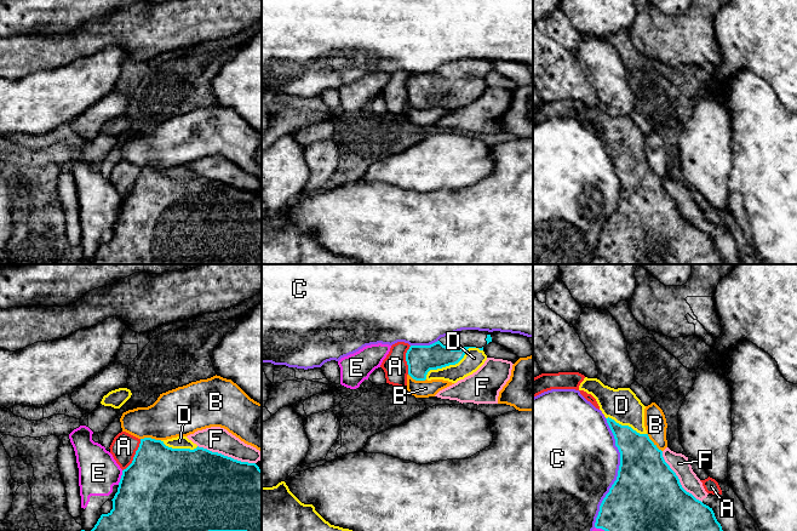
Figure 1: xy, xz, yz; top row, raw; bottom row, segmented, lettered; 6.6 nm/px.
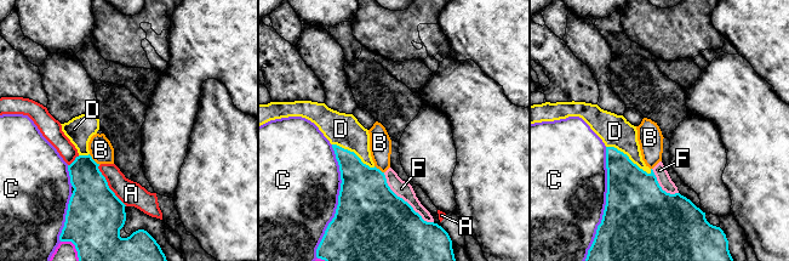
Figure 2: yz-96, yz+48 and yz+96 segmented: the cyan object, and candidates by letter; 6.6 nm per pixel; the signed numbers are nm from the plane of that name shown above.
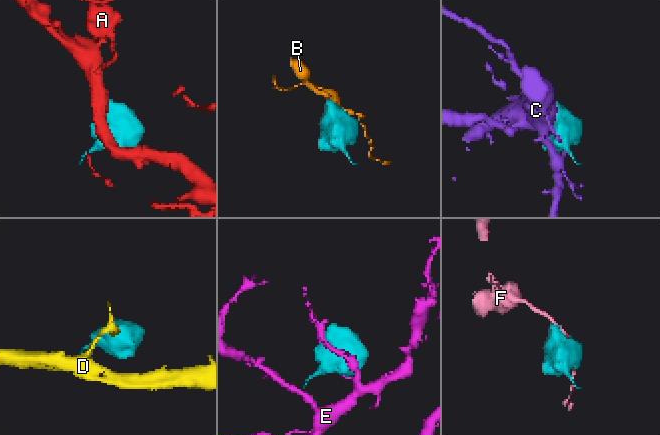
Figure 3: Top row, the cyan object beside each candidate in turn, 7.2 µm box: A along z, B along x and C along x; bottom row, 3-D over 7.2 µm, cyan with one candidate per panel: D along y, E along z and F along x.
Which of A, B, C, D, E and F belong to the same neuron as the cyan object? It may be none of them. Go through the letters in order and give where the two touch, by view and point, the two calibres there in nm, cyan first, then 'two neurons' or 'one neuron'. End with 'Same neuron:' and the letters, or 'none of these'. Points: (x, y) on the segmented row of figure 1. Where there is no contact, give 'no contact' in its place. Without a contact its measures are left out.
A: contact xy (135, 455); calibres 480 and 170 nm; two neurons
B: contact xy (150, 438); calibres 380 and 320 nm; two neurons
C: contact yz (618, 473); calibres 460 and 480 nm; two neurons
D: contact xz (449, 364); calibres 190 and 140 nm; one neuron
E: contact xy (121, 478); calibres 500 and 280 nm; two neurons
F: contact xy (227, 456); calibres 500 and 170 nm; two neurons
Same neuron: D

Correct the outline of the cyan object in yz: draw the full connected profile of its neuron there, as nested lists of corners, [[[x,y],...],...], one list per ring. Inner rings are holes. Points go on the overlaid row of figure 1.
[[[585,377],[579,390],[584,390],[596,399],[620,452],[618,476],[600,506],[595,523],[596,529],[604,531],[723,531],[712,508],[682,487],[678,476],[665,462],[663,451],[649,439],[644,427],[646,406],[630,388],[614,389],[604,386],[597,378]]]

